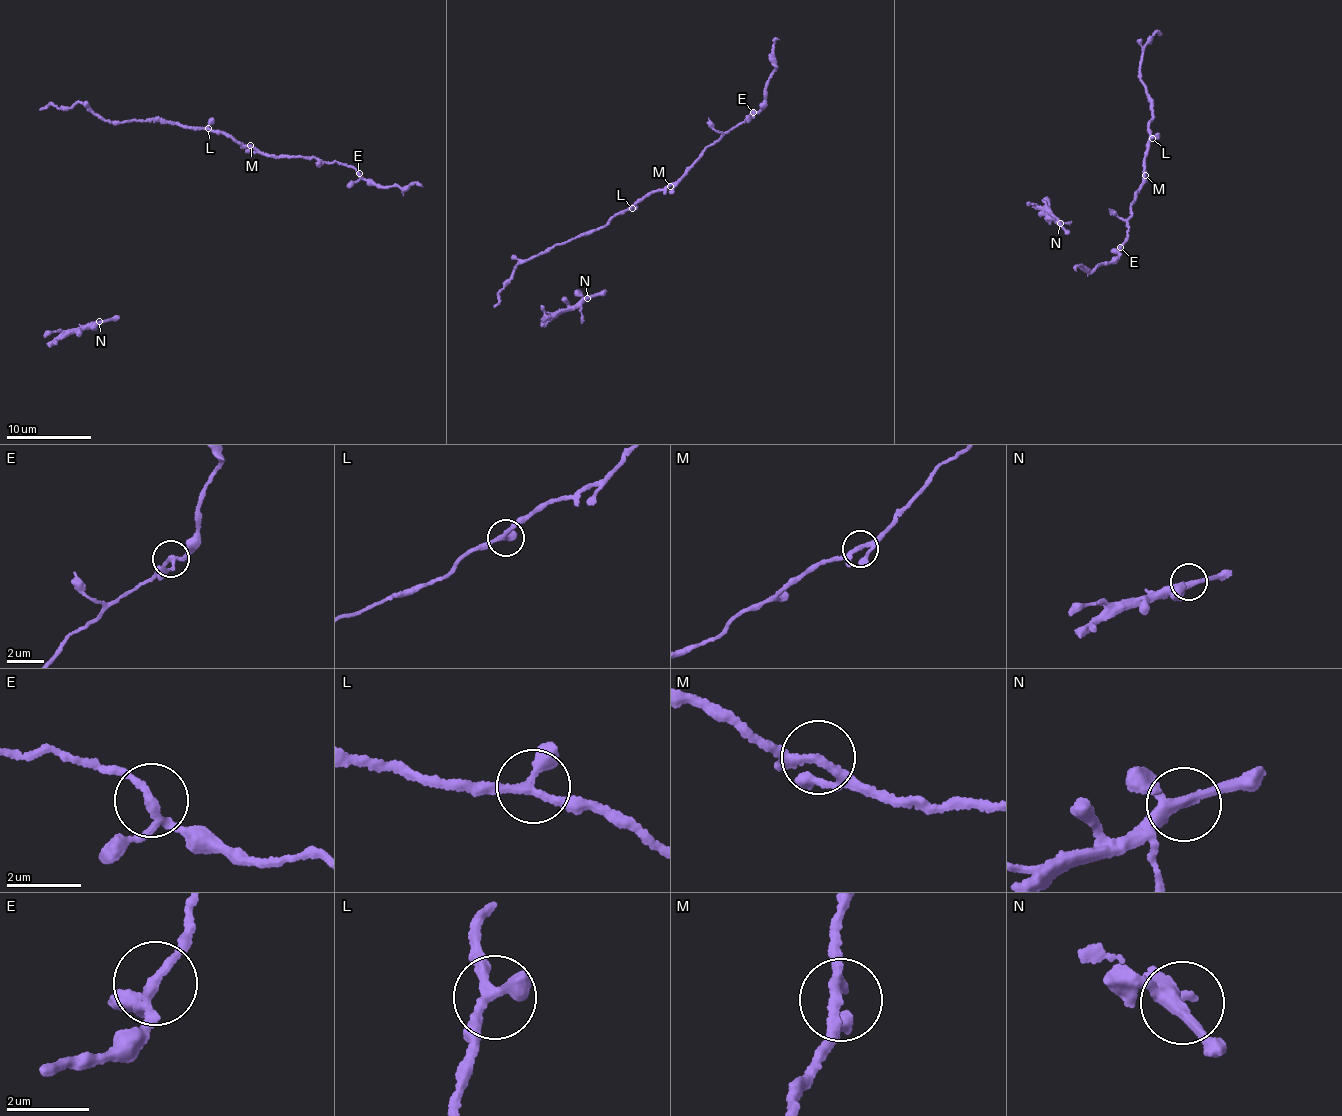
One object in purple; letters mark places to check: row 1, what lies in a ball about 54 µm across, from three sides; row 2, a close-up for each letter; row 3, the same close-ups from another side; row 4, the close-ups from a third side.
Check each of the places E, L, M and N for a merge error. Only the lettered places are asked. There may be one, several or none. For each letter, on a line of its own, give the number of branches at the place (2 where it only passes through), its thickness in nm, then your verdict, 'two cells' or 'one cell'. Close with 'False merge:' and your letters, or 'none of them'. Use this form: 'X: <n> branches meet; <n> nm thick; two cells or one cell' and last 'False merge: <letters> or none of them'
E: 3 branches meet; 180 nm thick; one cell
L: 3 branches meet; 240 nm thick; one cell
M: 4 branches meet; 200 nm thick; one cell
N: 3 branches meet; 260 nm thick; one cell
False merge: none of them

